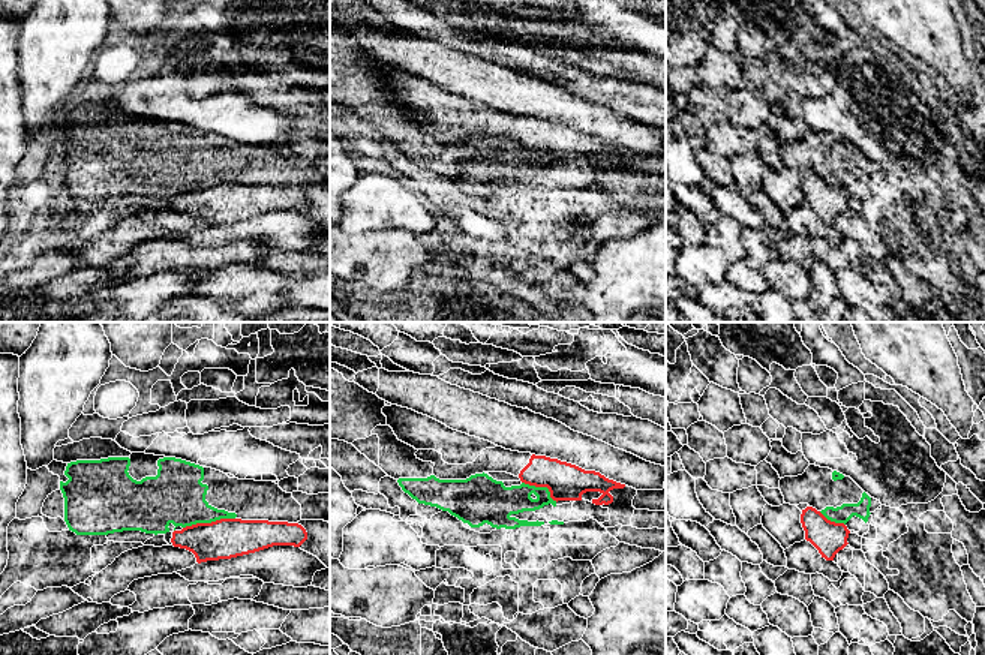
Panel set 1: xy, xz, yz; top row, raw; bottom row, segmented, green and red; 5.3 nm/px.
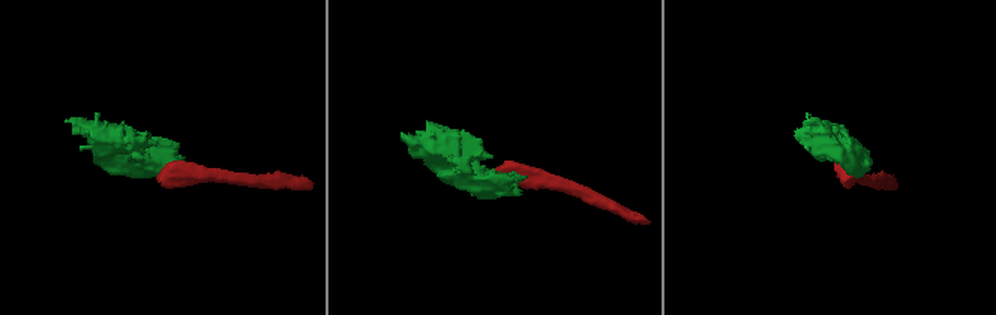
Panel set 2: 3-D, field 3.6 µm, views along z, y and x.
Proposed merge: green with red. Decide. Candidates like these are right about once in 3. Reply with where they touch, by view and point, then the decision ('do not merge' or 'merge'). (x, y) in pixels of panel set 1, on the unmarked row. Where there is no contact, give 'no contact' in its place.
contact xy (209, 186); do not merge

